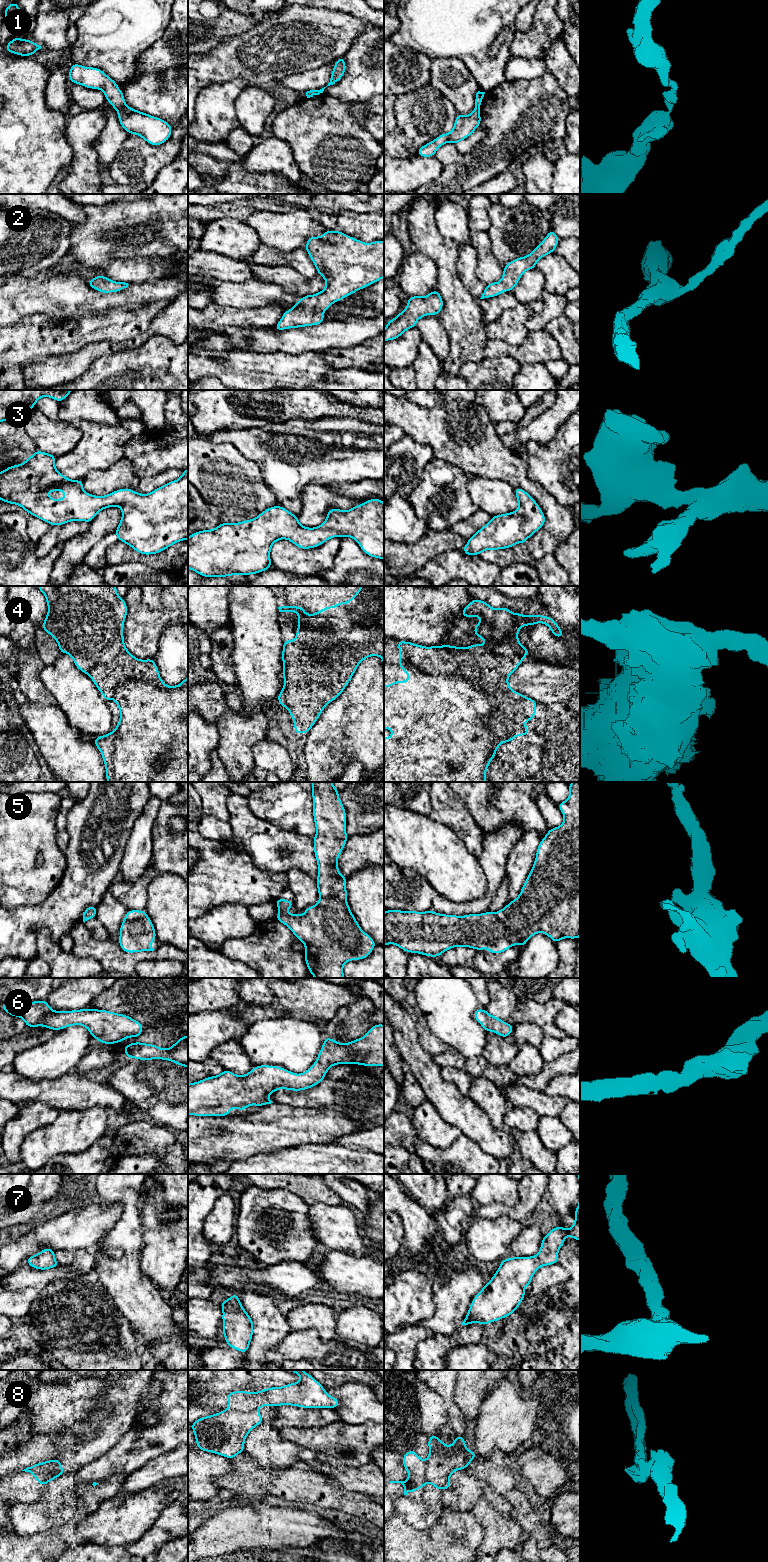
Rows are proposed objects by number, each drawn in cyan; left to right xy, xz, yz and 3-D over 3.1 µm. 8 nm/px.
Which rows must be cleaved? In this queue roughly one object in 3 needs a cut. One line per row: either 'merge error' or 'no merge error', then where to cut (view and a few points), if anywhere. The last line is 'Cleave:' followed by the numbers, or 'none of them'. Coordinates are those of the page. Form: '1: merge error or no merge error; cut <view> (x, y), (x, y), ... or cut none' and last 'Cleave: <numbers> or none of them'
1: merge error; cut xy (124, 104), (117, 110)
2: no merge error; cut none
3: no merge error; cut none
4: merge error; cut yz (439, 646), (482, 684), (511, 690)
5: merge error; cut yz (495, 913), (503, 924), (509, 942), (512, 945)
6: no merge error; cut none
7: no merge error; cut none
8: merge error; cut xz (228, 1408), (255, 1410)
Cleave: 1, 4, 5, 8

